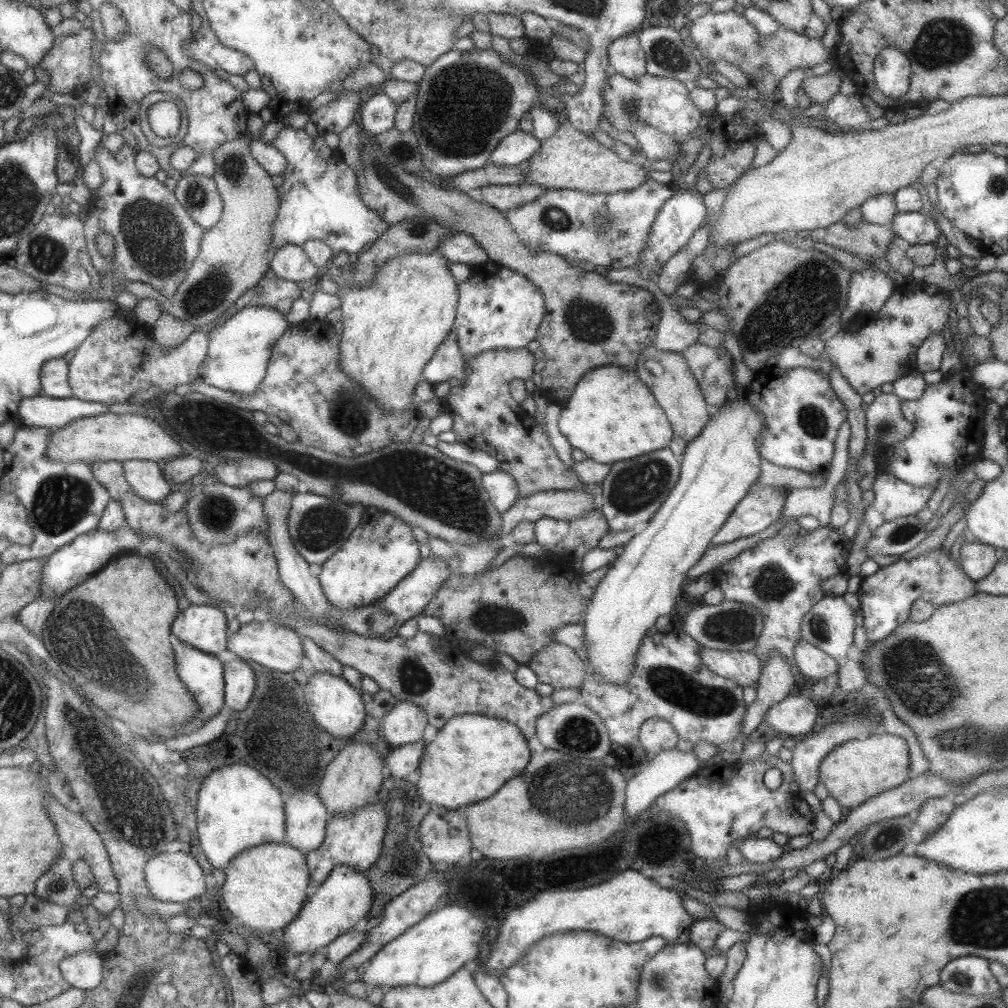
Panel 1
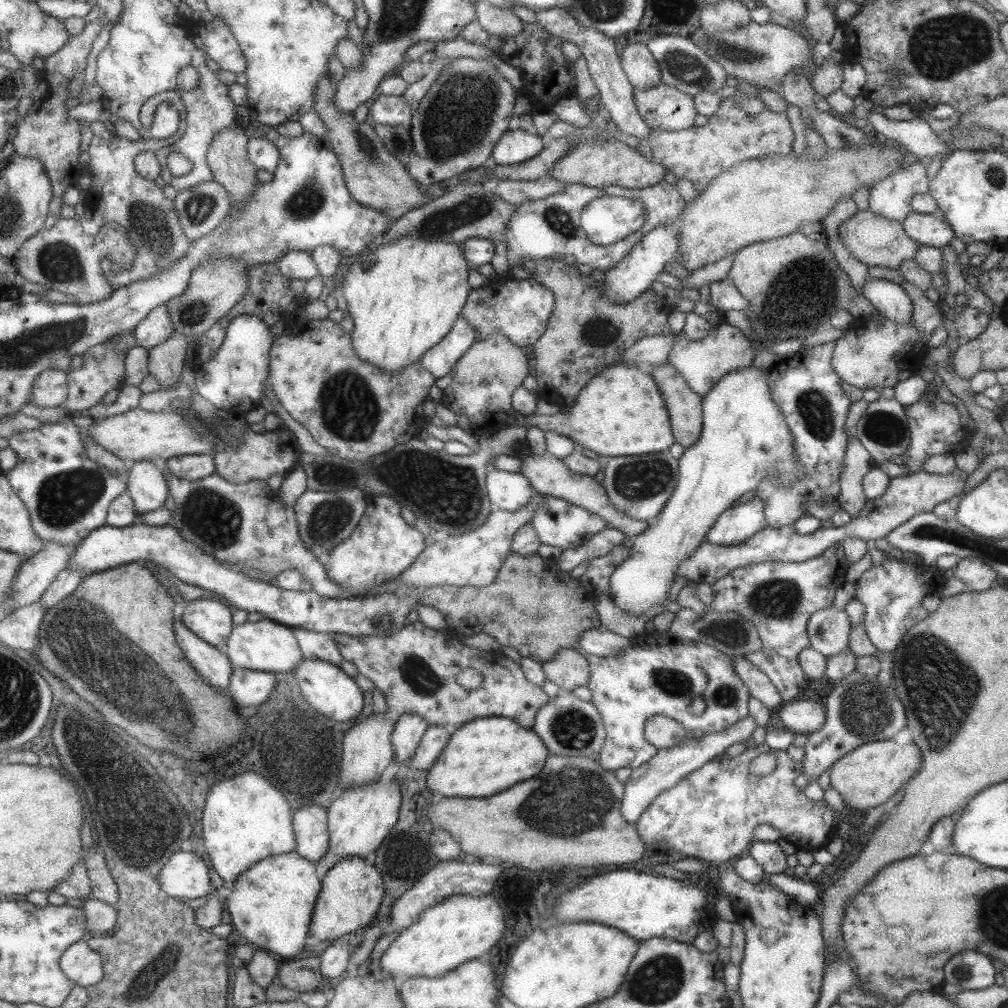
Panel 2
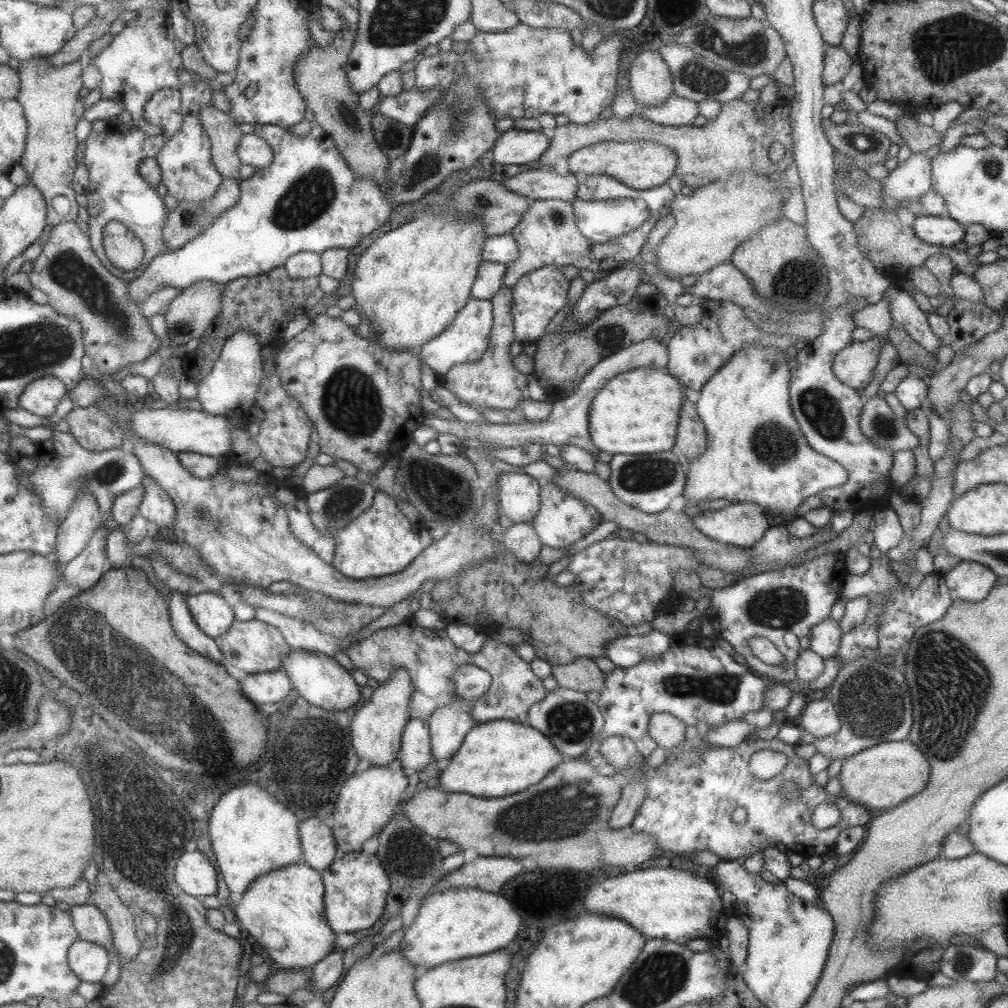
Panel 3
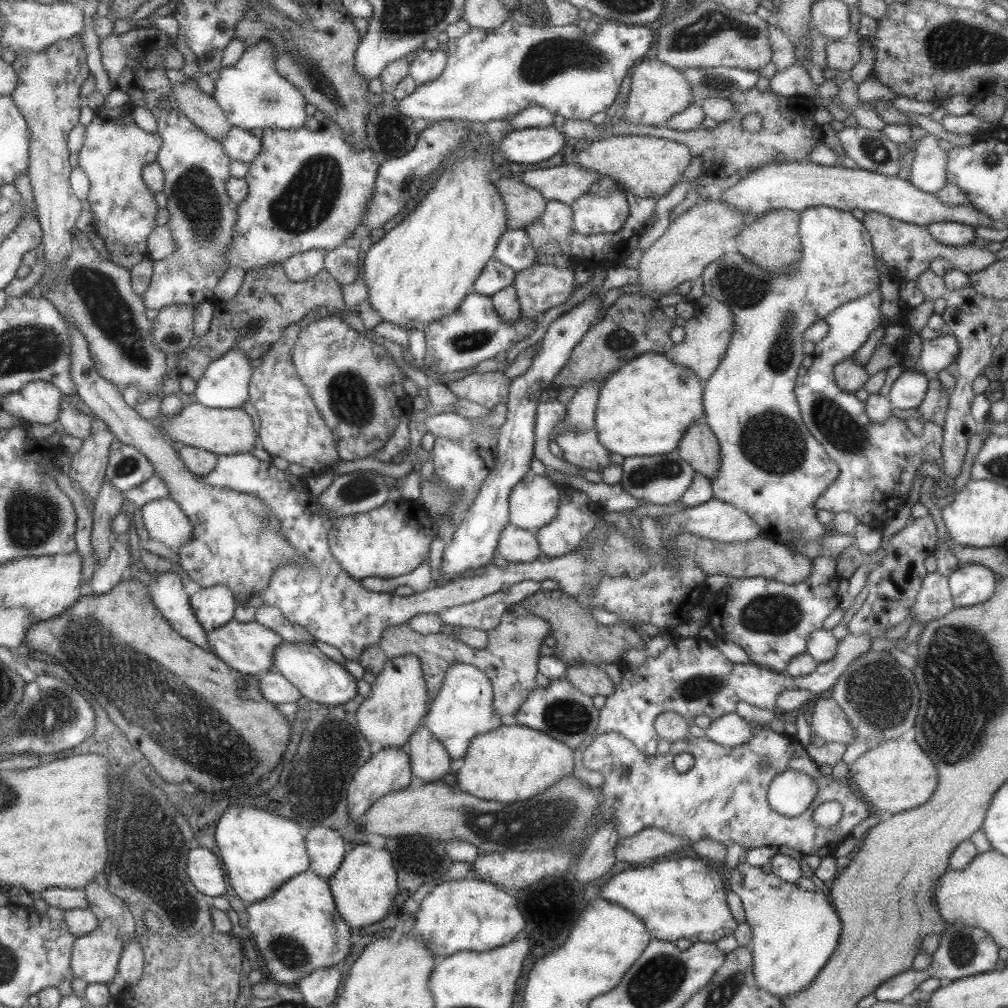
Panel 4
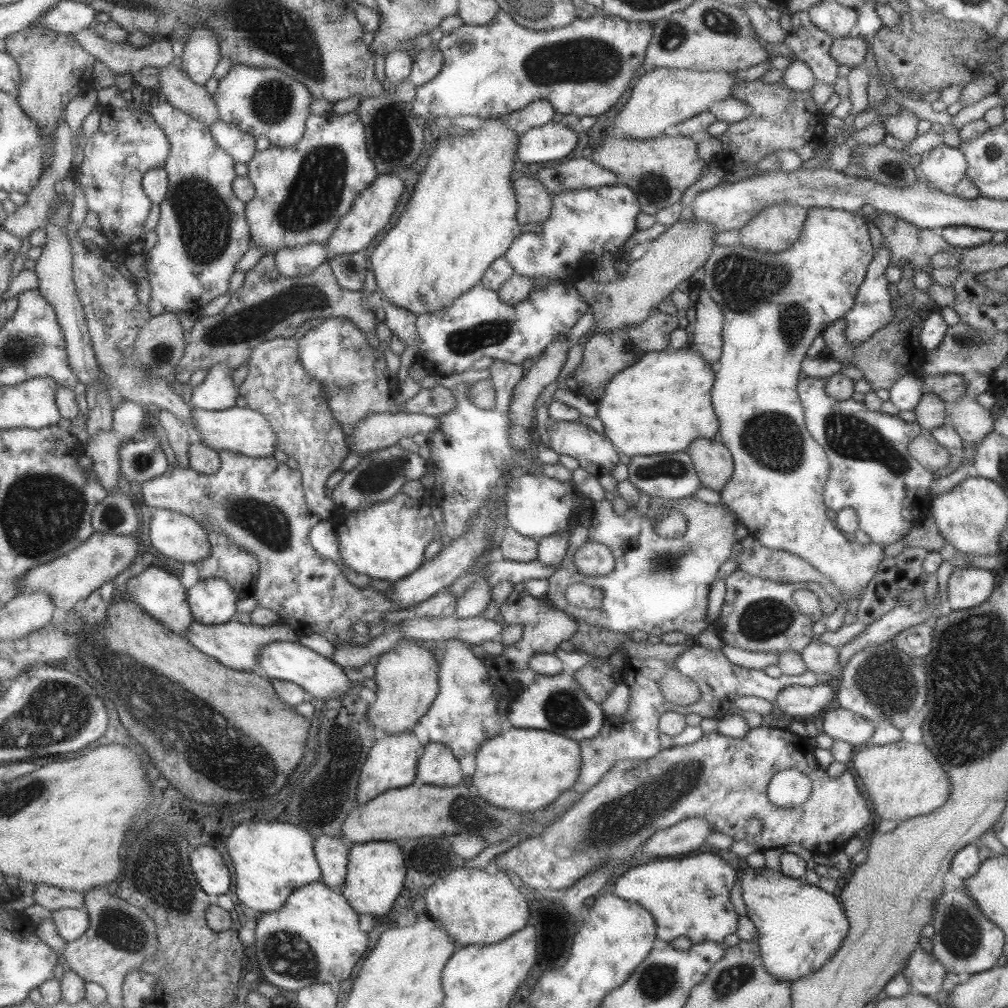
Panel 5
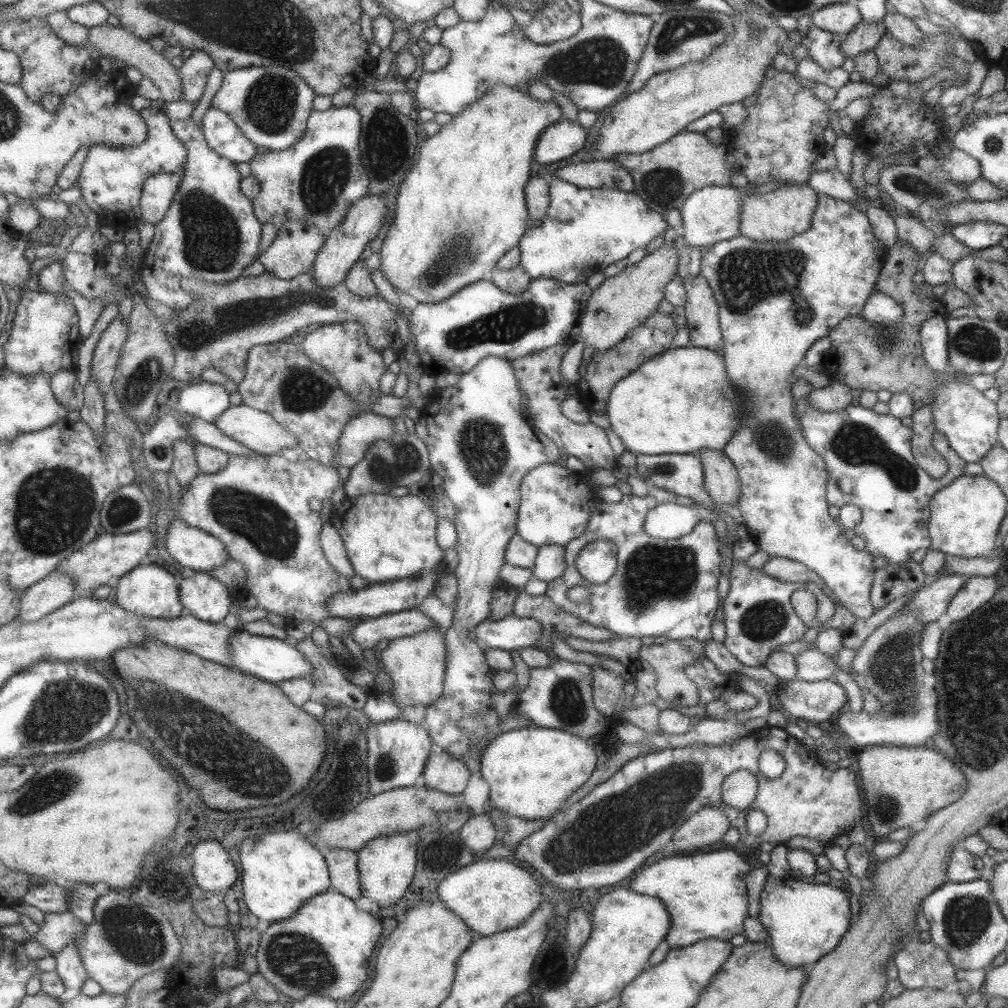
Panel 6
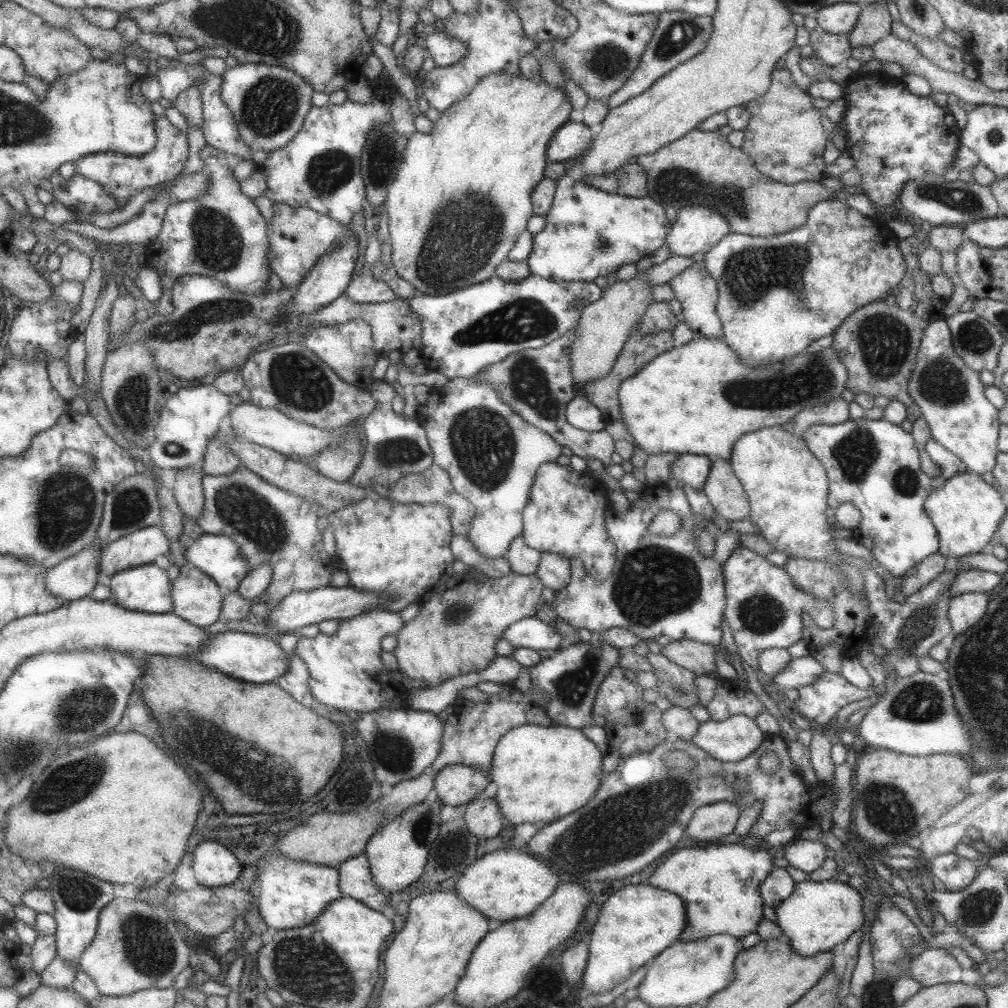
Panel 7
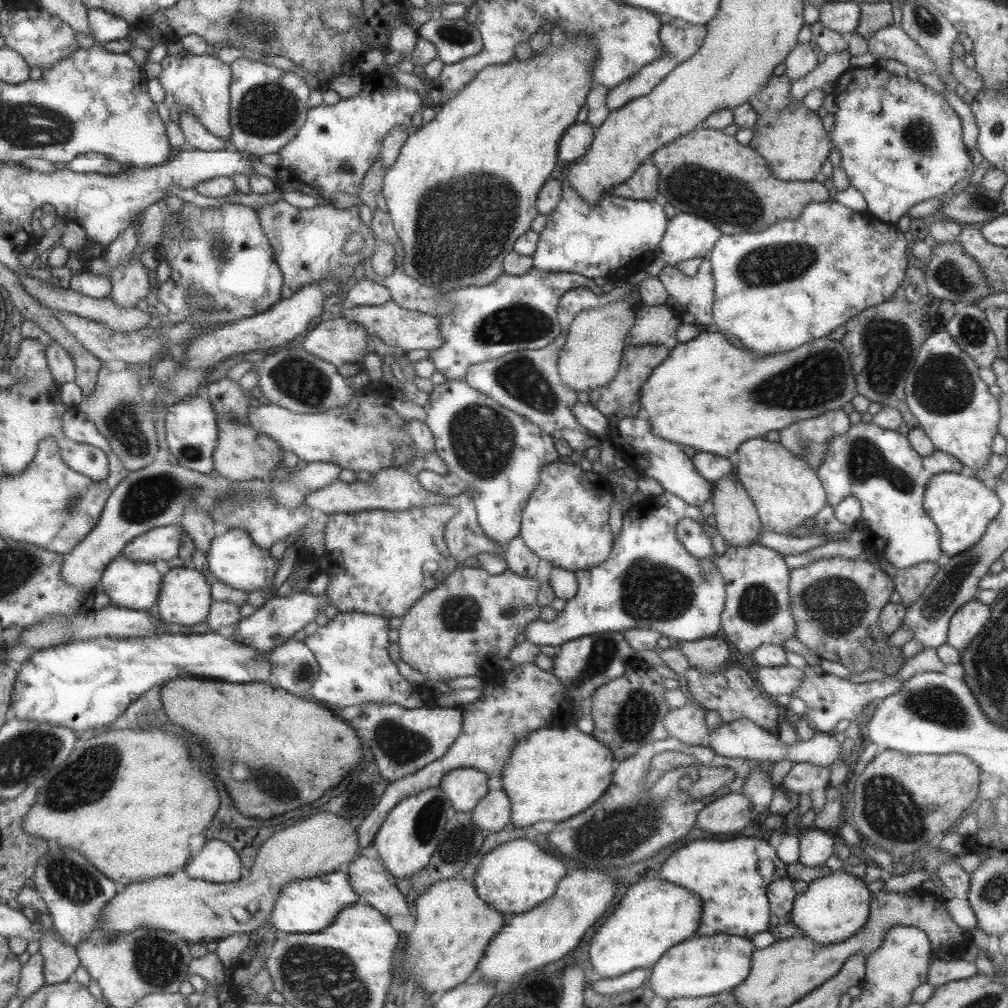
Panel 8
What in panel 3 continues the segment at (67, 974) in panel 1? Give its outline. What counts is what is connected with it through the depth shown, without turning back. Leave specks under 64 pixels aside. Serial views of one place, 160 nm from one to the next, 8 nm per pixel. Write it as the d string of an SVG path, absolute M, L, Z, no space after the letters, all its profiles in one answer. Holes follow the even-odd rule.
M86 940L73 941L66 955L69 970L83 982L99 983L109 964L105 948Z

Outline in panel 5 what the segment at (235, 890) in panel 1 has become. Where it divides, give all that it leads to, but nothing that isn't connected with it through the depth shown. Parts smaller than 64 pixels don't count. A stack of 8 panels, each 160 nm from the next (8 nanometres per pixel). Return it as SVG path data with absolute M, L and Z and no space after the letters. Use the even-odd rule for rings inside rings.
M319 880L294 888L286 899L279 910L256 913L251 958L261 980L278 989L289 991L308 987L311 983L329 983L336 986L349 978L355 962L367 948L367 933L359 929L358 914L351 909L345 897Z

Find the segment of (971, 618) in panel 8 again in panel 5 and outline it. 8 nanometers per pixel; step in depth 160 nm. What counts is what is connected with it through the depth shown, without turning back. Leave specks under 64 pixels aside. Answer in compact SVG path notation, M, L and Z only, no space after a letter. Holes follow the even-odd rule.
M953 568L947 581L947 600L951 611L965 610L982 604L995 588L990 570Z

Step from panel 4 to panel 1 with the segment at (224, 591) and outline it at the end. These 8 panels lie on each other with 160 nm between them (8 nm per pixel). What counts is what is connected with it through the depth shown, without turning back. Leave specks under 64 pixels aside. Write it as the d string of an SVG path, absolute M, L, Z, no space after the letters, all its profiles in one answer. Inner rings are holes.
M185 603L171 624L173 638L215 657L226 649L226 634L226 618L213 605Z

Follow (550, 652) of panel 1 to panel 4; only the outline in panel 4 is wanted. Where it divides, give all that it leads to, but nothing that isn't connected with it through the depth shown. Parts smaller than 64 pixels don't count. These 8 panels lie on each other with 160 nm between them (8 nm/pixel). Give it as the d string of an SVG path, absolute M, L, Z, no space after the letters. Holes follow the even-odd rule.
M583 663L570 666L565 670L564 679L587 696L609 696L613 692L614 685L605 674L602 665Z

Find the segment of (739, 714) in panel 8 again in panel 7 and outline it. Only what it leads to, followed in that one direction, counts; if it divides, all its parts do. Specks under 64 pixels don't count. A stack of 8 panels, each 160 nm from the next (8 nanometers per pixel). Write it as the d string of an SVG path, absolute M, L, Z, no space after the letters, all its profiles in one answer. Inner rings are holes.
M723 678L716 680L714 695L705 706L711 720L723 720L734 714L744 714L754 720L757 713L765 709L747 685Z

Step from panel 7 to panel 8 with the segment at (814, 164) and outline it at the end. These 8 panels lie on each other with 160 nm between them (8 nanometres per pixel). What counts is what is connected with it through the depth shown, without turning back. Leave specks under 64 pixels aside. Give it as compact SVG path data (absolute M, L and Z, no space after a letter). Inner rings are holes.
M771 75L767 84L748 103L756 112L755 133L747 146L766 161L773 177L783 181L820 179L820 169L829 156L830 138L822 127L822 114L805 108L790 95L790 80L784 75Z

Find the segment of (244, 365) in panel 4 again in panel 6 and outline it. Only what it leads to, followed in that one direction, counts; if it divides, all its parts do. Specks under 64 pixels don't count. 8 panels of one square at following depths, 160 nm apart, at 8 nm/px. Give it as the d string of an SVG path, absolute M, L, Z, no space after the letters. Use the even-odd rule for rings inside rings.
M201 381L184 387L171 408L177 413L189 413L213 423L229 408L229 393L222 384Z

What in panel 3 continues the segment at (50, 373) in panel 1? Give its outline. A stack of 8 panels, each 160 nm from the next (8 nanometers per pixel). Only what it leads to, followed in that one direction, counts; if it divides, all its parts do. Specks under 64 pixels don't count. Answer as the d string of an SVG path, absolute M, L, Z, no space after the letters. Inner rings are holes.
M51 375L32 380L18 396L17 406L36 414L47 417L55 413L55 407L65 396L66 386Z

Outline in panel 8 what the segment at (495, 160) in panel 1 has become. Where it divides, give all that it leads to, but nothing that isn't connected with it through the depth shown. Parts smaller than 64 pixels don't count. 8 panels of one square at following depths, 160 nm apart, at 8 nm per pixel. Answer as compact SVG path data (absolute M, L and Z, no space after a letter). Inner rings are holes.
M574 123L563 132L557 148L559 161L578 160L590 148L593 141L594 128L588 123Z

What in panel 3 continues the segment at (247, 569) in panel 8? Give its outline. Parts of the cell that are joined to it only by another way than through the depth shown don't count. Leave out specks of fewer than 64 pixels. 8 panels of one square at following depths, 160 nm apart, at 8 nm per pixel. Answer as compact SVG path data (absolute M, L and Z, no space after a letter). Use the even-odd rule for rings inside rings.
M149 475L142 476L140 486L144 486L144 495L141 497L137 512L159 528L172 526L174 506L169 495L158 487Z

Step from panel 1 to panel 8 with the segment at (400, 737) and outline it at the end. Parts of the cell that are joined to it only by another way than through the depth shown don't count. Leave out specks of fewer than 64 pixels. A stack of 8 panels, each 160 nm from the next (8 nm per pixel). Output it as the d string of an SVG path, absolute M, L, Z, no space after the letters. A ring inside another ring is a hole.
M456 768L440 778L439 787L449 799L451 810L470 812L488 793L488 776L474 768Z

